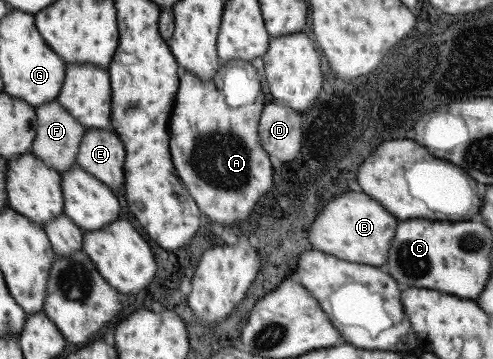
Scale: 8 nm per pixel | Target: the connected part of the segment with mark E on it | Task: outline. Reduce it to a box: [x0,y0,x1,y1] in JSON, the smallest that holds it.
[75,128,124,195]

